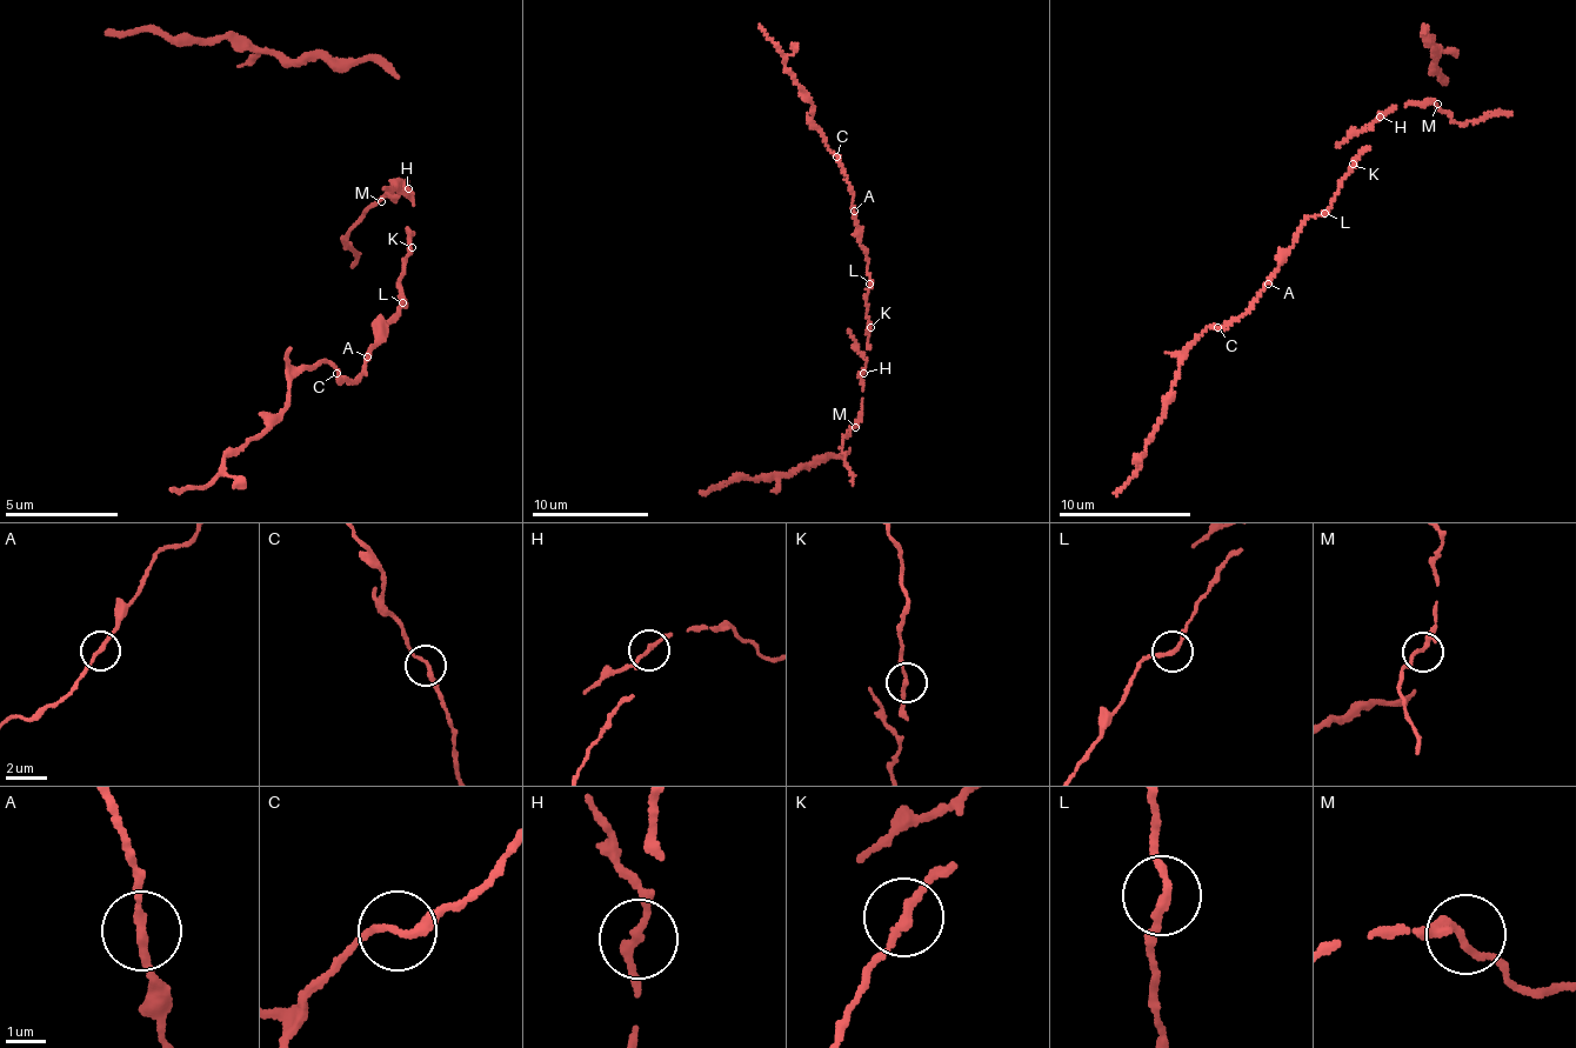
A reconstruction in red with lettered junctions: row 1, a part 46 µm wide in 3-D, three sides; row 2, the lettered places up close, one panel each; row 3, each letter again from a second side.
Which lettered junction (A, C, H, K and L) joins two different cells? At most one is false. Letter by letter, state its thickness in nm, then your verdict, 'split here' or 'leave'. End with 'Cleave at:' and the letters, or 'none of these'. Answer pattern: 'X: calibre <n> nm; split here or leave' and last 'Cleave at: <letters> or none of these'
A: calibre 190 nm; leave
C: calibre 200 nm; leave
H: calibre 200 nm; split here
K: calibre 190 nm; leave
L: calibre 190 nm; leave
Cleave at: H

